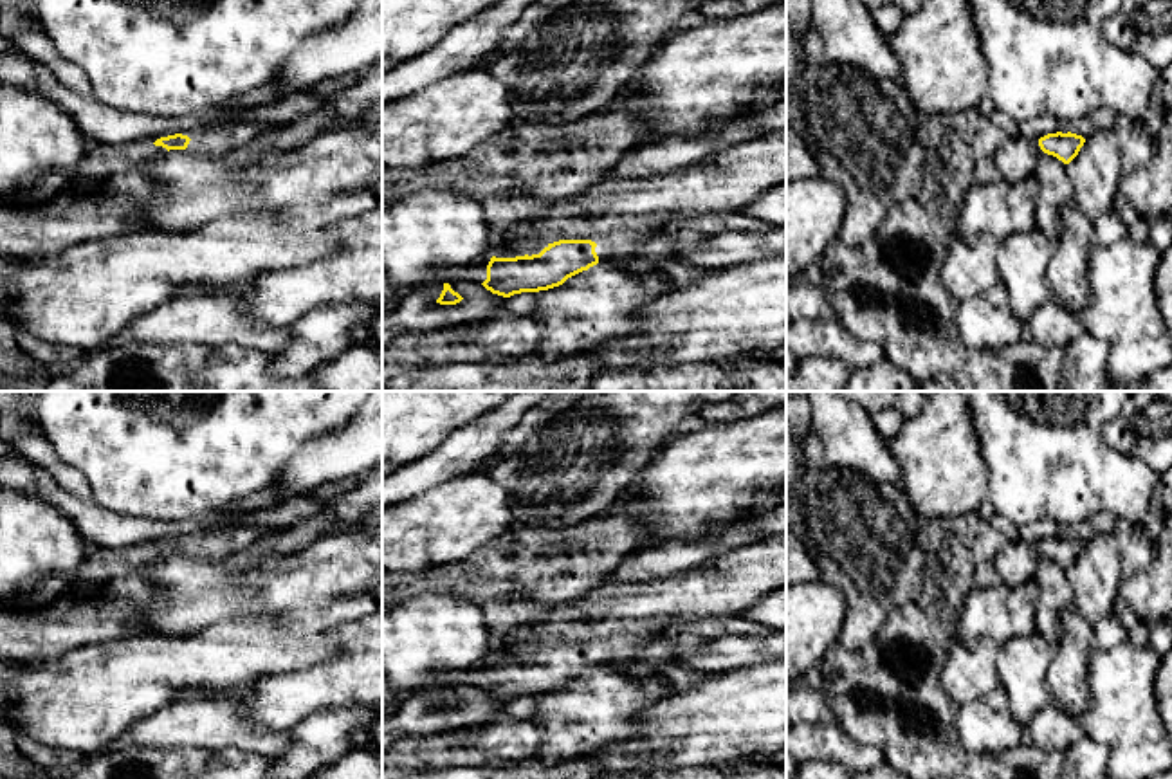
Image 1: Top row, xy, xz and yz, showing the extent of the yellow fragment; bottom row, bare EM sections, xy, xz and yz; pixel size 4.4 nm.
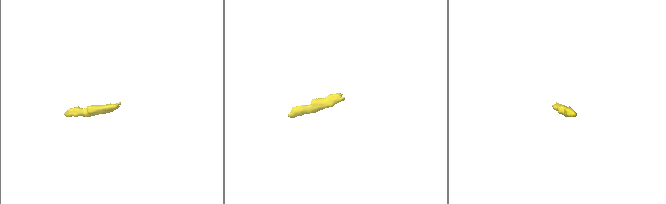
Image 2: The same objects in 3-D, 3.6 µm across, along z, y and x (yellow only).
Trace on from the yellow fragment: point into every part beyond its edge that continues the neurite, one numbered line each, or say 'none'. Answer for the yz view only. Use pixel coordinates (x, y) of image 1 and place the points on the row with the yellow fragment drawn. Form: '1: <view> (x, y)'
1: yz (1016, 159)

